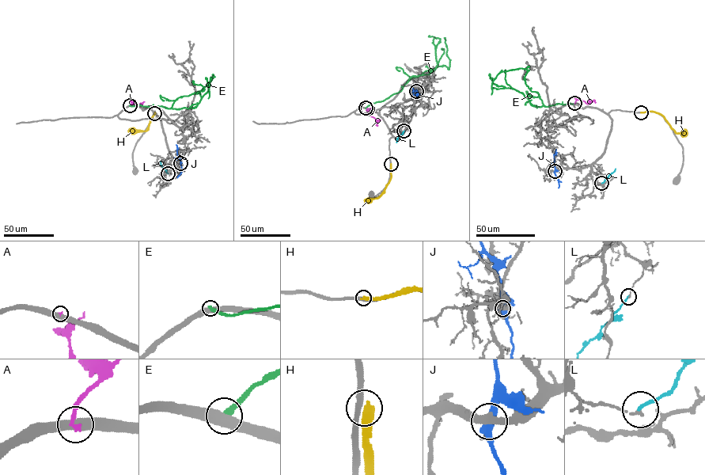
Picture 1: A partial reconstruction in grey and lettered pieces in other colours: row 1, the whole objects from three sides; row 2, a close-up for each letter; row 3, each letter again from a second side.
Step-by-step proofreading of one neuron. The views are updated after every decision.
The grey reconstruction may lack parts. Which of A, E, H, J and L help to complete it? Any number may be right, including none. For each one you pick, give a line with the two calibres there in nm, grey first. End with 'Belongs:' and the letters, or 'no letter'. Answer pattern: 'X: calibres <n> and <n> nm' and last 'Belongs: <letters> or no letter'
Belongs: no letter

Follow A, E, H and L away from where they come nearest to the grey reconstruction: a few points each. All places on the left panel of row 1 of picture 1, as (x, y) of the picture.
A: (130, 105), (132, 102), (141, 105)
E: (129, 105), (170, 108), (179, 97), (200, 90), (214, 76), (209, 82), (208, 98)
H: (154, 113), (145, 131), (128, 130)
L: (168, 173), (160, 161)

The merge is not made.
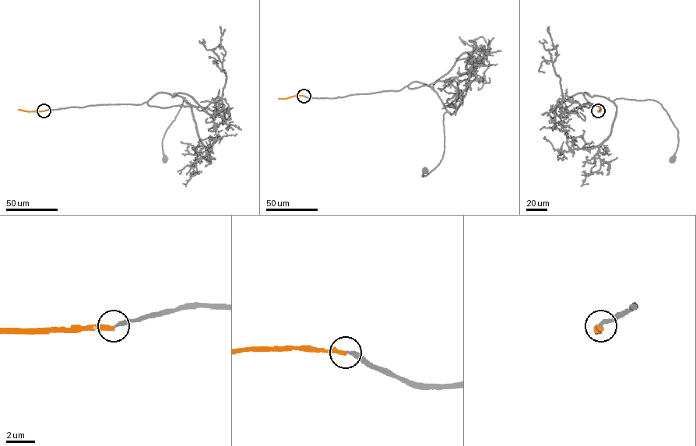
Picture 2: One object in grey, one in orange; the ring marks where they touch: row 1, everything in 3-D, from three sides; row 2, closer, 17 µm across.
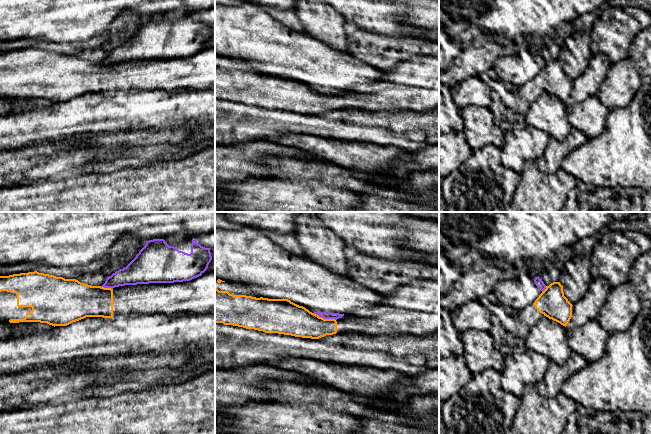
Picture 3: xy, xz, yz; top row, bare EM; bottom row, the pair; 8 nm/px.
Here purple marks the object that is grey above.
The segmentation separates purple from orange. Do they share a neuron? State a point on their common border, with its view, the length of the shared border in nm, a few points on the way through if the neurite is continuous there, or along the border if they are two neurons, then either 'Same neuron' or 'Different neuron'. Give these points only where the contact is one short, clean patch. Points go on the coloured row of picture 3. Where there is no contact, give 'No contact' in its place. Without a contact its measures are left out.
Touches purple at xz (324, 318). Shared border 190 nm. Boundary: xz (313, 313), (335, 320). Different neuron

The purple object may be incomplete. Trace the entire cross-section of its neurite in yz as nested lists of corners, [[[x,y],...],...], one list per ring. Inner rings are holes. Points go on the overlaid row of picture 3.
[[[520,272],[498,281],[494,286],[493,294],[498,304],[510,306],[518,313],[527,305],[533,304],[545,289],[546,285],[542,279]]]

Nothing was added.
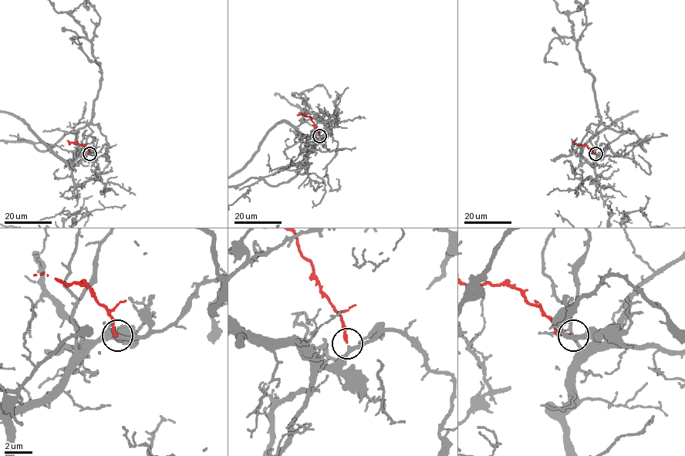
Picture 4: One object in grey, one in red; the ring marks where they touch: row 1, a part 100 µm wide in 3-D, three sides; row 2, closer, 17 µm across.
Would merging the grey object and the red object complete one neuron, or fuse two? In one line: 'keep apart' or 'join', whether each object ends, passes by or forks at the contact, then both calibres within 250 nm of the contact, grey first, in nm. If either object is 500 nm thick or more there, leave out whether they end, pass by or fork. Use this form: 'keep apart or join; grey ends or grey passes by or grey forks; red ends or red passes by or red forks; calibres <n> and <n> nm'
join; grey passes by; red ends; calibres 280 and 220 nm

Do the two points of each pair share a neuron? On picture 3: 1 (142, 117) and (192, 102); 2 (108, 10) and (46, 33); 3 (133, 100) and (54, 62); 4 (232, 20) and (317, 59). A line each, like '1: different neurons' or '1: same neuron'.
1: same neuron
2: same neuron
3: different neurons
4: same neuron

